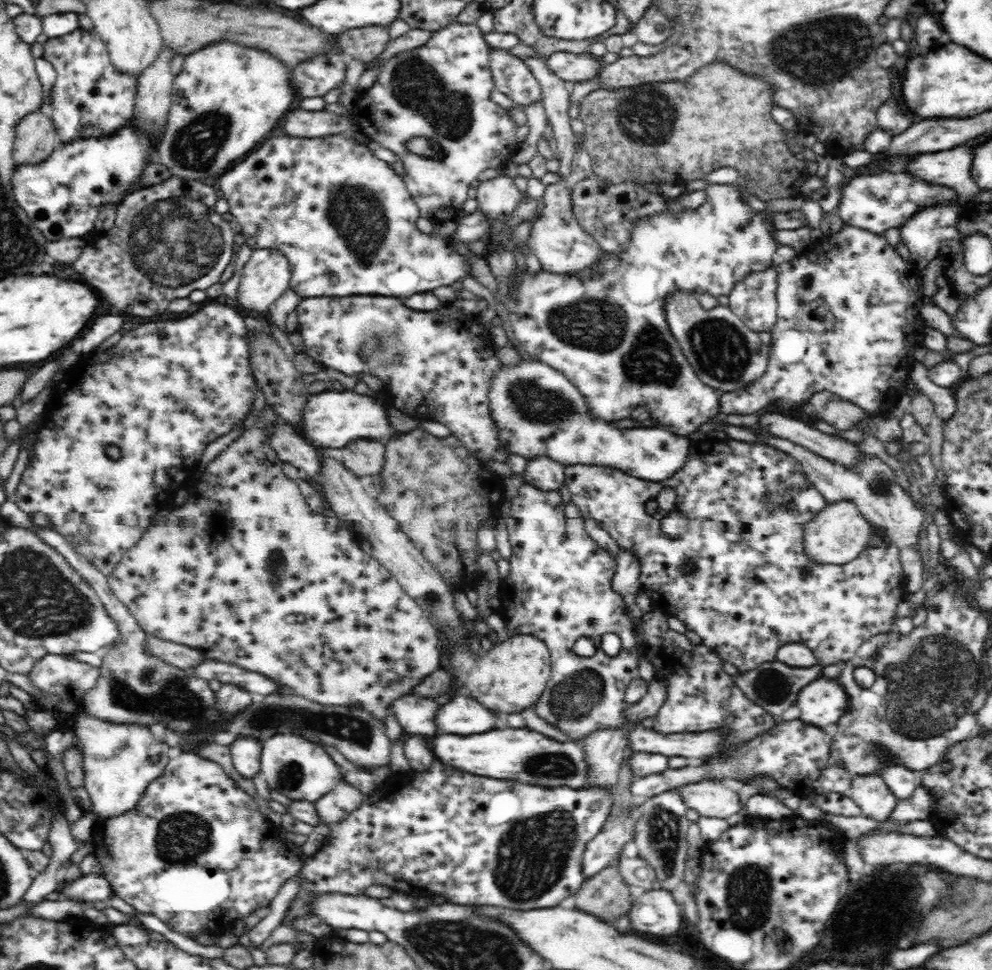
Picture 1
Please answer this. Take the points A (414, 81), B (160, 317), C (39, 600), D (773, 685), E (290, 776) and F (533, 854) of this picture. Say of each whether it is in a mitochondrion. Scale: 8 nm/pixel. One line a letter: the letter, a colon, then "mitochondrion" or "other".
A: mitochondrion
B: other
C: mitochondrion
D: mitochondrion
E: mitochondrion
F: mitochondrion

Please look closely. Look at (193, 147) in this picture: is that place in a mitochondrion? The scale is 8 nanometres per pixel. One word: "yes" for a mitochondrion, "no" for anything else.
yes

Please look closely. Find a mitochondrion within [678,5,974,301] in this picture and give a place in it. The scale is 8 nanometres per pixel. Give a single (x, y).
(811, 54)

